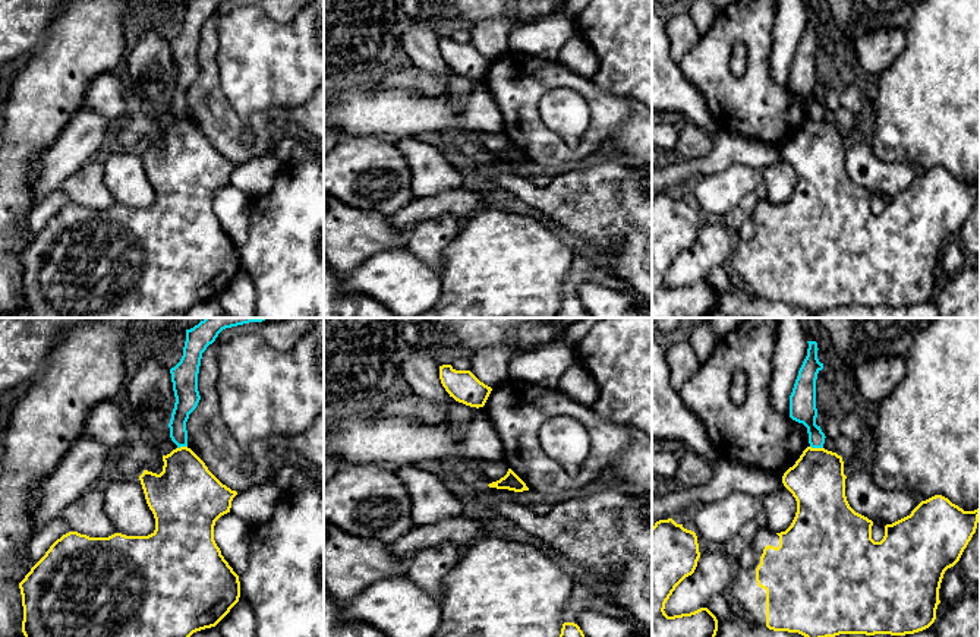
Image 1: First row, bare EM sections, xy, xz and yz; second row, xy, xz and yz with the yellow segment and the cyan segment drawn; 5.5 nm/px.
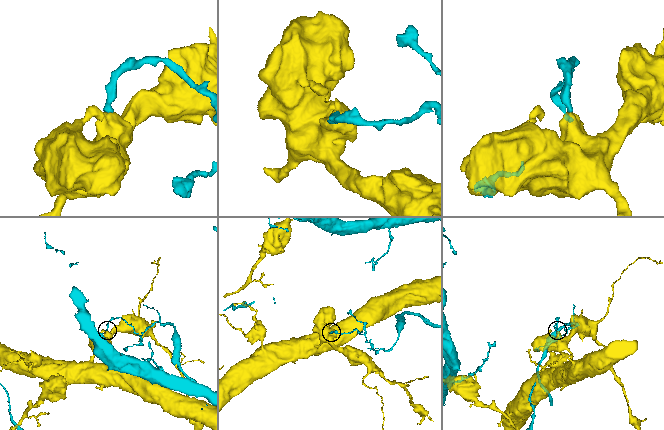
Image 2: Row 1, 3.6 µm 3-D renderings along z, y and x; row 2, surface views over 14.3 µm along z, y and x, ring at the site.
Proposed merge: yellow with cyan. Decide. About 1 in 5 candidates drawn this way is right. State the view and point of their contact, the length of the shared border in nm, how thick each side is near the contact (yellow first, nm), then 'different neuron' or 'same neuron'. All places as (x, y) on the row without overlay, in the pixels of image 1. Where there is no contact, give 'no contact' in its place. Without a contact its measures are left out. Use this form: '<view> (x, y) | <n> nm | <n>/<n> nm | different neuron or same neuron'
yz (816, 120) | 70 nm | 300/140 nm | different neuron

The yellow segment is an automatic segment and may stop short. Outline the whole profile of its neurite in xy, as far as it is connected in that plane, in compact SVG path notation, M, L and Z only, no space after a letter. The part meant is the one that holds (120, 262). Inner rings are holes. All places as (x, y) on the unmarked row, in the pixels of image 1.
M188 119L163 127L163 133L160 146L144 142L139 148L146 176L155 190L155 202L151 206L114 205L108 209L89 209L69 204L50 218L19 255L22 305L31 318L164 318L215 299L239 274L239 247L214 212L215 193L230 185L237 164L223 157Z

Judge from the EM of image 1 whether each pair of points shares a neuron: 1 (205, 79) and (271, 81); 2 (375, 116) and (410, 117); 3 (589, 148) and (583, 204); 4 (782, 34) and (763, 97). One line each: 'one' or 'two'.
1: two
2: one
3: two
4: two

